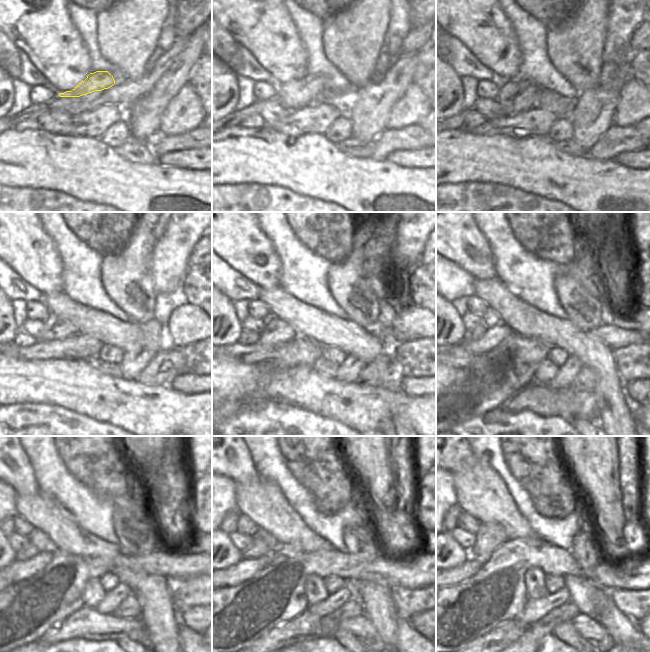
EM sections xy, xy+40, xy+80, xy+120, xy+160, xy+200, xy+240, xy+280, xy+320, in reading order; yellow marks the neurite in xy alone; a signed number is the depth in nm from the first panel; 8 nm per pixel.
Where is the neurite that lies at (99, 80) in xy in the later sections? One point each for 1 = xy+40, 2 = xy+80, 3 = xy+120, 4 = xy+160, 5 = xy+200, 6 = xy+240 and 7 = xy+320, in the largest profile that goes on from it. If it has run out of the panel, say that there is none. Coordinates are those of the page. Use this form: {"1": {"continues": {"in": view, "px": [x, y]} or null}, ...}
{"1": {"continues": {"in": "xy+40", "px": [299, 93]}}, "2": {"continues": {"in": "xy+80", "px": [517, 95]}}, "3": {"continues": {"in": "xy+120", "px": [56, 328]}}, "4": {"continues": {"in": "xy+160", "px": [277, 332]}}, "5": {"continues": {"in": "xy+200", "px": [493, 336]}}, "6": {"continues": {"in": "xy+240", "px": [18, 571]}}, "7": {"continues": {"in": "xy+320", "px": [458, 574]}}}

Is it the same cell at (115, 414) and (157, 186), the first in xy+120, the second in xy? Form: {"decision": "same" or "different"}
{"decision": "same"}

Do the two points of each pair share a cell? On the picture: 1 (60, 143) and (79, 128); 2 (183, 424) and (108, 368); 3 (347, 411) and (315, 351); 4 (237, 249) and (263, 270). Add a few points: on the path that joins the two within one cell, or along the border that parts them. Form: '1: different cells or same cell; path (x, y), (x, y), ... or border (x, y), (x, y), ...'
1: different cells; border (66, 135), (92, 136)
2: different cells; border (97, 369), (106, 374), (120, 377)
3: different cells; border (312, 366), (300, 365), (289, 369)
4: same cell; path (243, 253), (257, 266)

